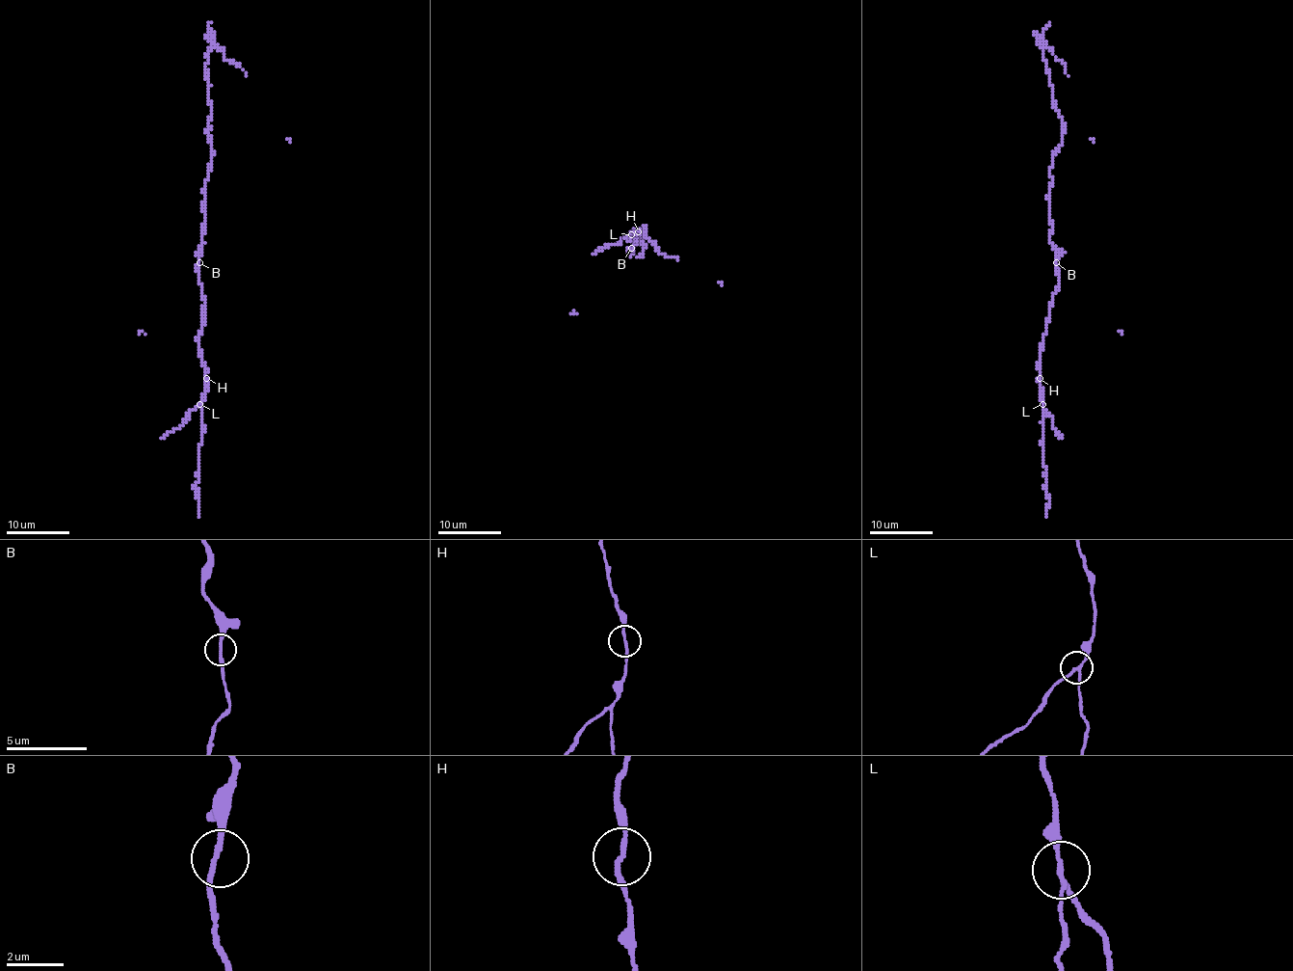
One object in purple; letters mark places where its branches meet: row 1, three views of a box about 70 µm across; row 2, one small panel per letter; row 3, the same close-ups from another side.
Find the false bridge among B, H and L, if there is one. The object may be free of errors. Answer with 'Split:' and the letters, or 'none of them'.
Split: L

